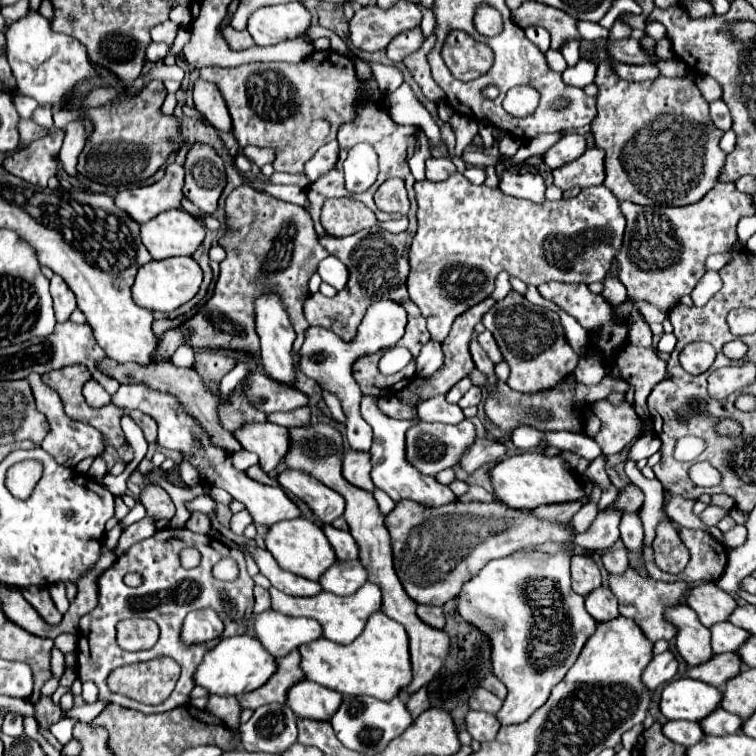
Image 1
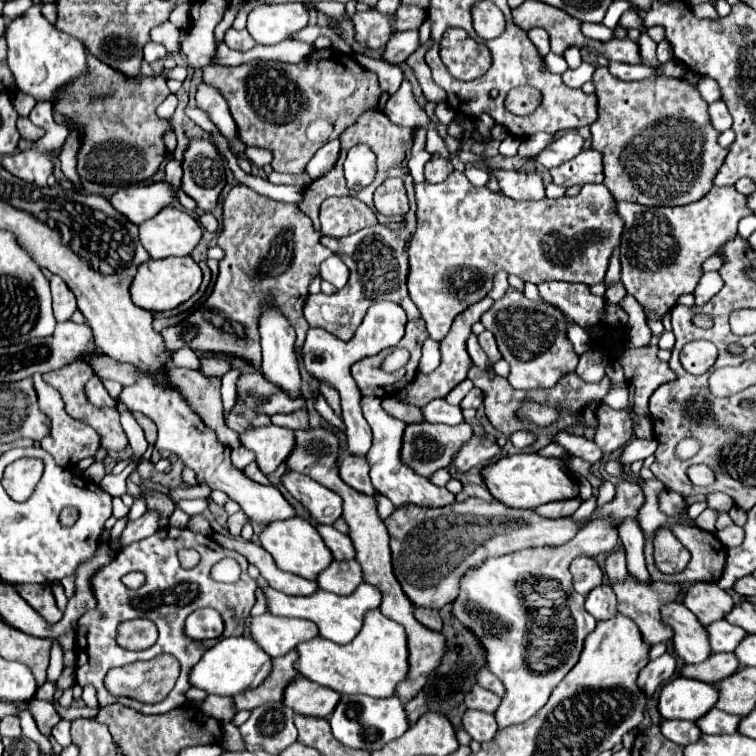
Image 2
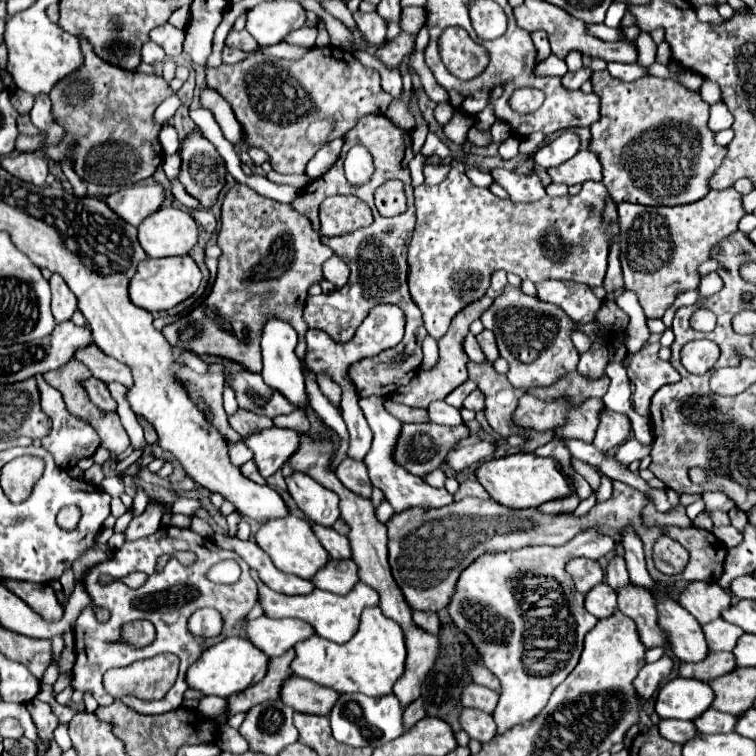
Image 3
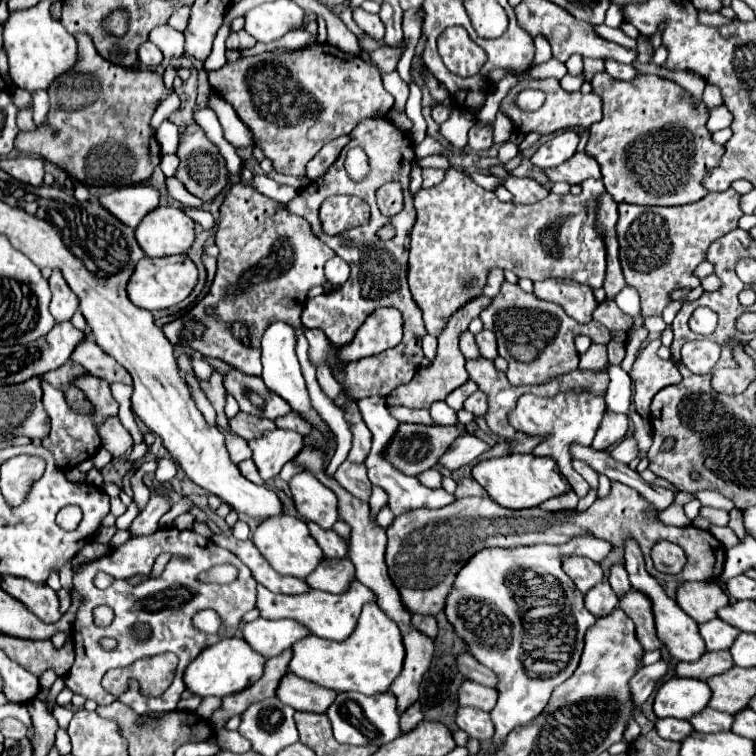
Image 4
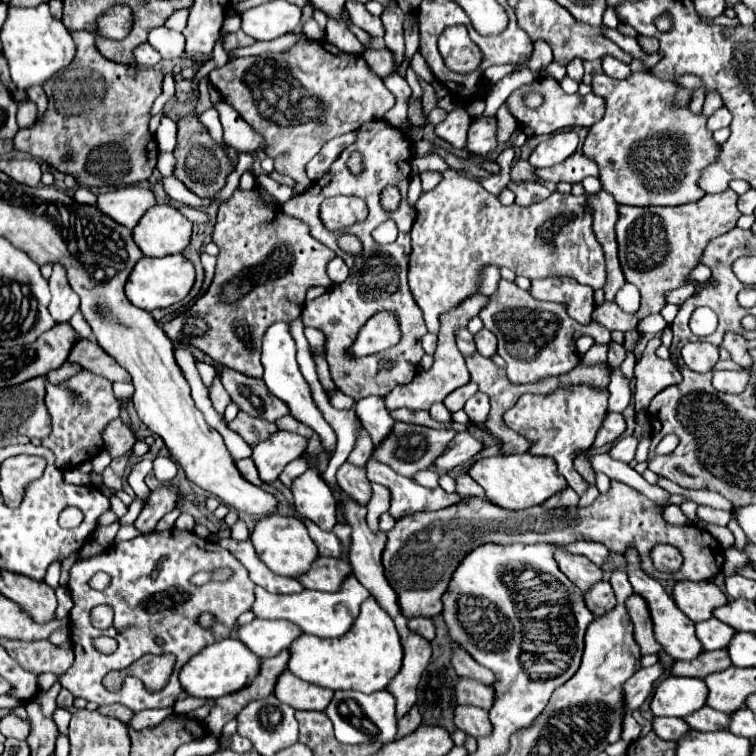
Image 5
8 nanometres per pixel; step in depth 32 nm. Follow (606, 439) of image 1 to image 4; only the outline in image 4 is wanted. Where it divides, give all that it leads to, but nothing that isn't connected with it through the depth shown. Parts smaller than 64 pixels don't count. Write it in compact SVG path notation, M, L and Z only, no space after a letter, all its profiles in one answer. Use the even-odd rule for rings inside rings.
M606 410L601 424L596 432L592 446L596 450L608 450L618 444L628 431L628 417Z

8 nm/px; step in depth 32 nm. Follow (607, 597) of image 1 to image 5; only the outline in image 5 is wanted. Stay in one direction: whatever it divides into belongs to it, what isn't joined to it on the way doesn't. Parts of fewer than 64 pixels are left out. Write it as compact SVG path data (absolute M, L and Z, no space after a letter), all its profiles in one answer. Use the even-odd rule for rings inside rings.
M598 582L584 594L586 606L594 616L602 616L616 606L616 596L610 582Z

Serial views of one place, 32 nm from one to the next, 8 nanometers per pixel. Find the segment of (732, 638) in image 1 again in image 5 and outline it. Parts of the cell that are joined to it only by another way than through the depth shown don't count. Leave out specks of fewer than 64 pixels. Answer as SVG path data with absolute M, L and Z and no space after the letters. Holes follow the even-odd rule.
M710 618L708 622L696 624L696 636L700 638L704 650L722 650L730 644L732 636L736 634L734 628L720 622L718 618Z

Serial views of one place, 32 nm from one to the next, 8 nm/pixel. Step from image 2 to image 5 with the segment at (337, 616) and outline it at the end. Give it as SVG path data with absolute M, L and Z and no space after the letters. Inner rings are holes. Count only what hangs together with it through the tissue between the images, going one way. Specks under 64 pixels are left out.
M354 576L348 578L348 582L344 582L344 590L340 590L340 594L304 590L300 594L284 596L284 594L272 594L272 592L264 590L262 586L256 586L256 602L252 606L252 612L256 612L258 618L292 620L306 634L314 634L320 638L342 638L352 628L356 616L360 614L360 604L366 598L370 598L370 592Z

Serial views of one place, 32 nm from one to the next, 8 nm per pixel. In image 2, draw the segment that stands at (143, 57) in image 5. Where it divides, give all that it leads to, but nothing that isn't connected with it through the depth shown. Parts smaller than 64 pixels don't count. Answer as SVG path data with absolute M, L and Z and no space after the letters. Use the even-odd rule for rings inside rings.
M148 42L146 48L144 48L144 60L146 62L156 62L156 60L162 60L166 56L166 48L162 44L156 44L156 42Z

